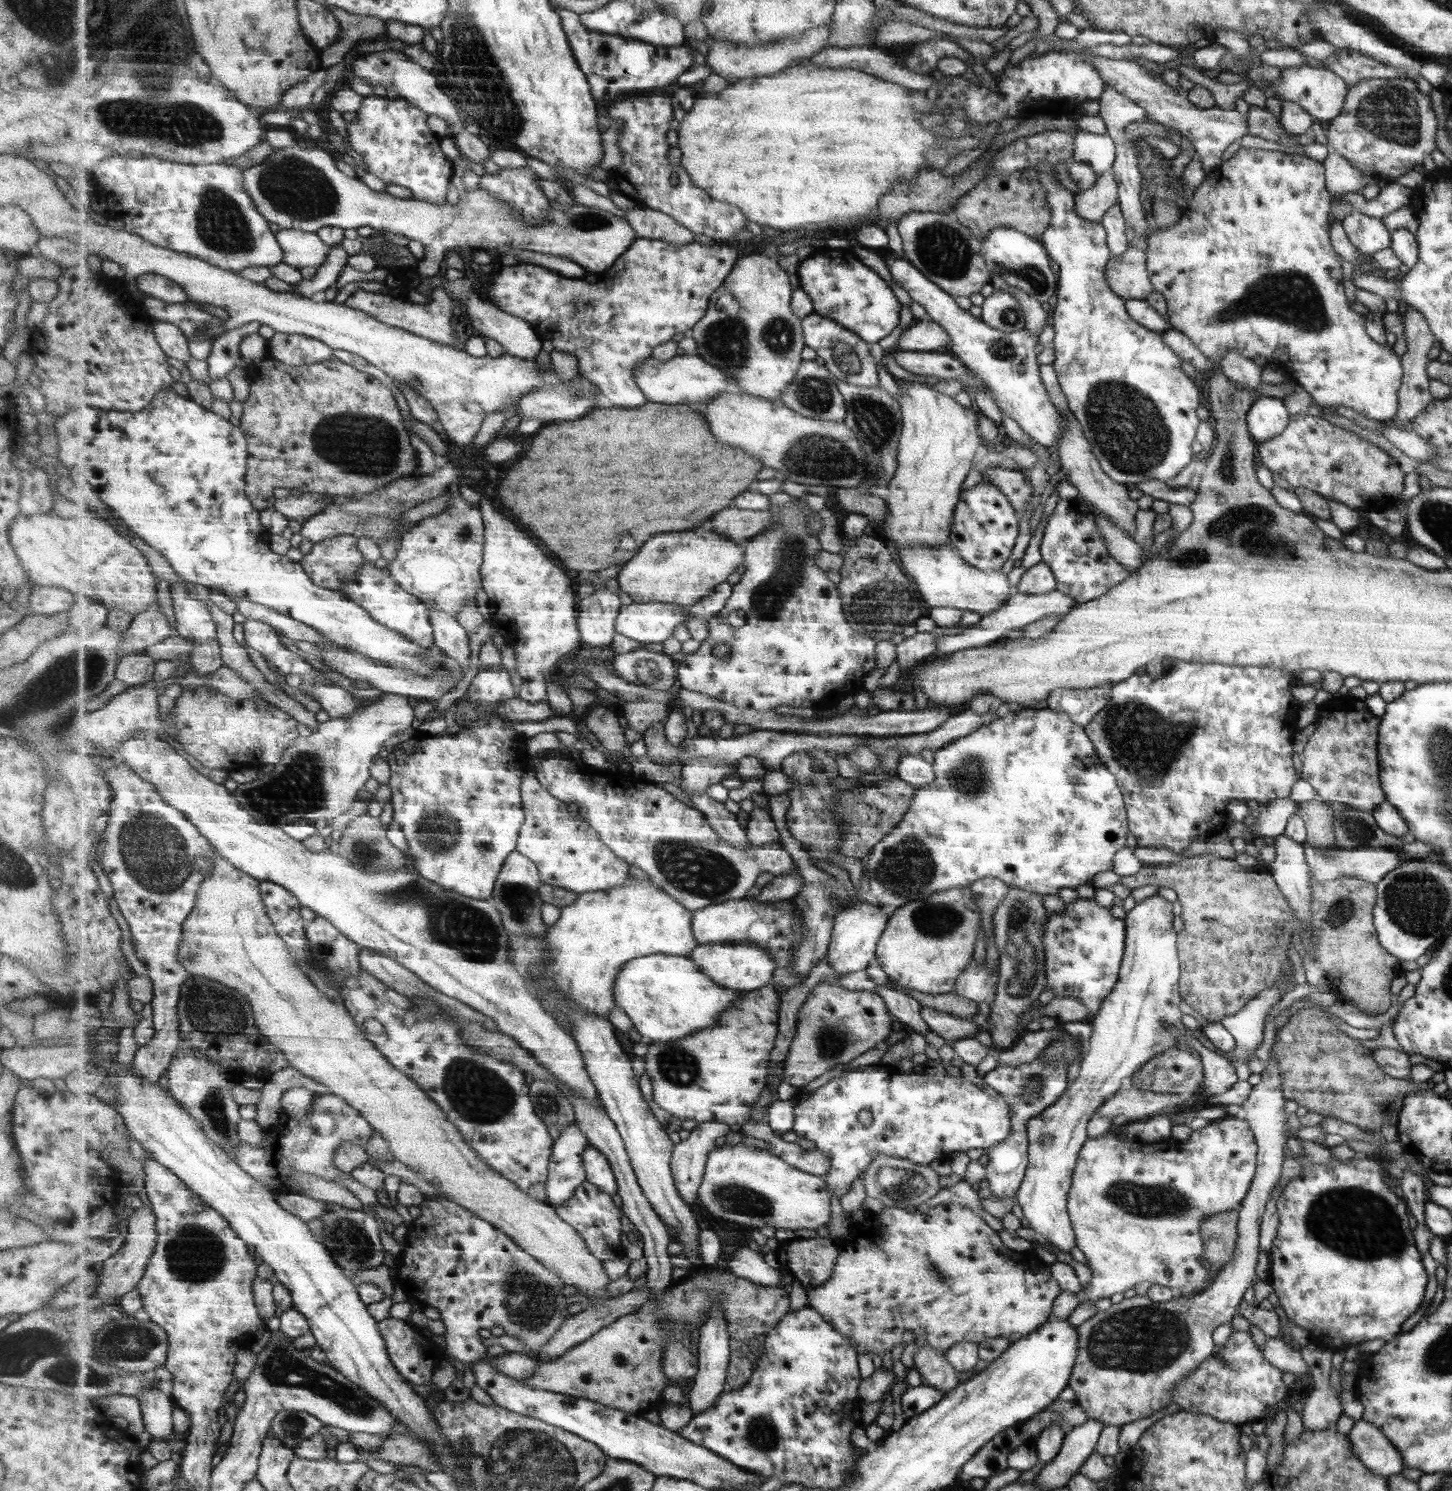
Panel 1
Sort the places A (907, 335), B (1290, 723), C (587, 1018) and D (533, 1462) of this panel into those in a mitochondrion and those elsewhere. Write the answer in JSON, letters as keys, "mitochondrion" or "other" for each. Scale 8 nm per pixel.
{"A":"other","B":"other","C":"other","D":"mitochondrion"}

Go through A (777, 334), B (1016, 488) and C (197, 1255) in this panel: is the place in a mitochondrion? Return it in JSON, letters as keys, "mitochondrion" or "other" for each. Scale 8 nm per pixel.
{"A":"mitochondrion","B":"mitochondrion","C":"mitochondrion"}

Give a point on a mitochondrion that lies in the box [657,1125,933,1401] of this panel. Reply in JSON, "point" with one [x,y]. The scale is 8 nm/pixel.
{"point":[729,1193]}

